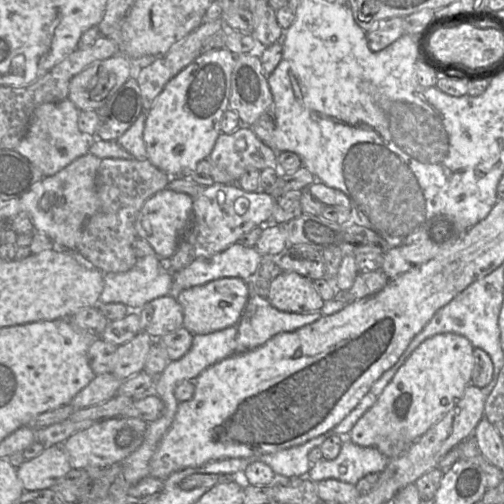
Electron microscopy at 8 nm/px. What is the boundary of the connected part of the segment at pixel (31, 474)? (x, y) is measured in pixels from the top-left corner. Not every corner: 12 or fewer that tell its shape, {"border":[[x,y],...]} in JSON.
{"border":[[62,445],[25,460],[25,491],[51,488],[72,469]]}

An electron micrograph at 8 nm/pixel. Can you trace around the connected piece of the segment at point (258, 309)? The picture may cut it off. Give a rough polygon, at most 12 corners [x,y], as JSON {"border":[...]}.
{"border":[[267,297],[249,298],[237,323],[235,354],[264,345],[320,319],[320,311],[291,313]]}

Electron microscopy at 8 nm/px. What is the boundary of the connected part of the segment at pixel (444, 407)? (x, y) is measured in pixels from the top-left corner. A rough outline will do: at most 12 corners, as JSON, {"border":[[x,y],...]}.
{"border":[[423,341],[345,438],[415,442],[471,383],[472,343]]}

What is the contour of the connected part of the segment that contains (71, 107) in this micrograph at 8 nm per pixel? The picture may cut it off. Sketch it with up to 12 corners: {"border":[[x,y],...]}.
{"border":[[69,98],[37,106],[15,150],[44,177],[87,154]]}

